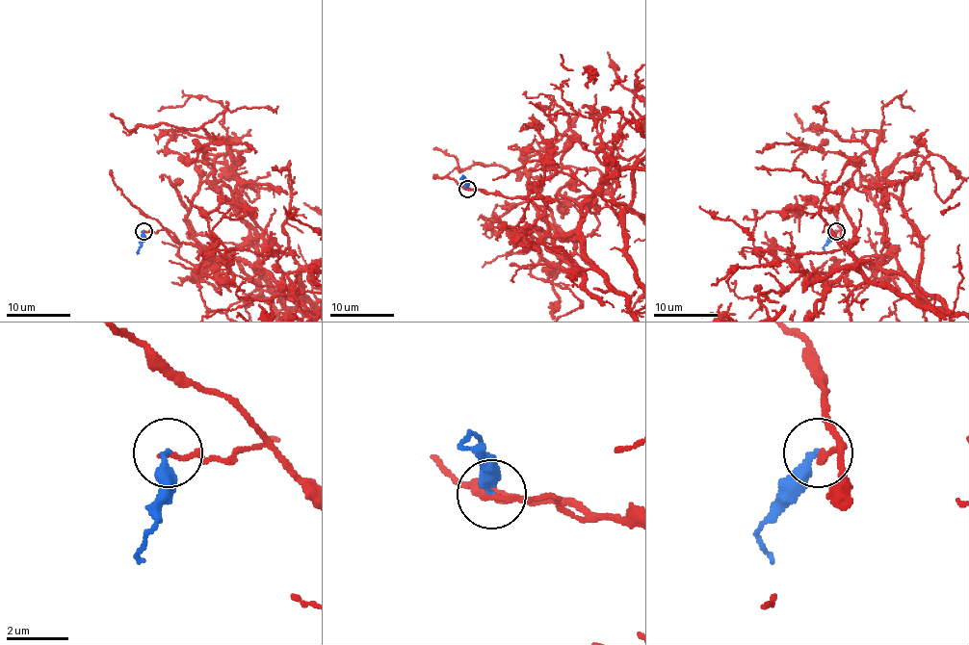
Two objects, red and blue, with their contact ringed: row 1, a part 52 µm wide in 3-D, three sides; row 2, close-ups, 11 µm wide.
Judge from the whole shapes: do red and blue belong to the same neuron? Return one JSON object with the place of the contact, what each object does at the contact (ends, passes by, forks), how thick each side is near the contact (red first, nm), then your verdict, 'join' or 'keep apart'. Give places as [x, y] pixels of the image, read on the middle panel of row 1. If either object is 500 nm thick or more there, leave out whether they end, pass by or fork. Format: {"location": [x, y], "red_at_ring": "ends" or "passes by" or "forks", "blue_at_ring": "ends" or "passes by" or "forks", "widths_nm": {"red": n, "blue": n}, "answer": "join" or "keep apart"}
{"location": [467, 189], "red_at_ring": "ends", "blue_at_ring": "ends", "widths_nm": {"red": 160, "blue": 320}, "answer": "keep apart"}

